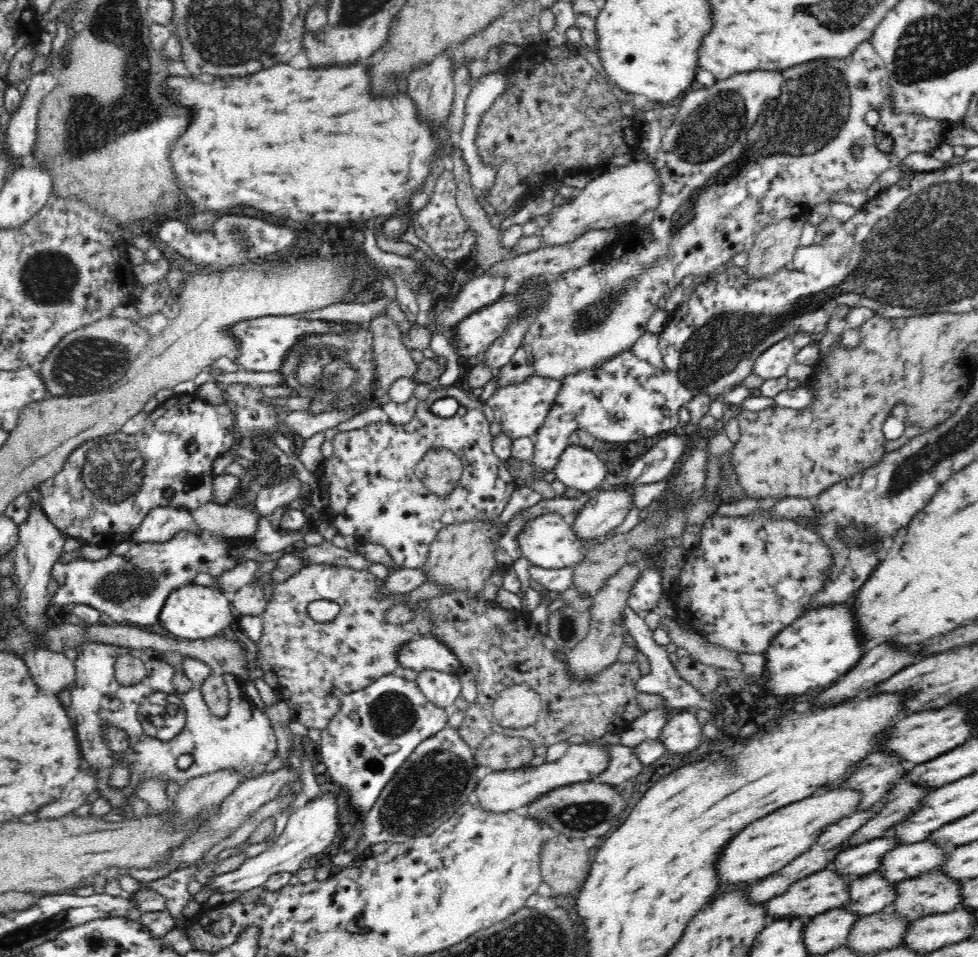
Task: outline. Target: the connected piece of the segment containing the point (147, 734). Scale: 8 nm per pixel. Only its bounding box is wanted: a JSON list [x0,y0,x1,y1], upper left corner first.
[68,639,277,804]

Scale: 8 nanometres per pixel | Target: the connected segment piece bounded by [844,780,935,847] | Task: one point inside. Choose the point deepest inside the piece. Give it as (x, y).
(905, 799)

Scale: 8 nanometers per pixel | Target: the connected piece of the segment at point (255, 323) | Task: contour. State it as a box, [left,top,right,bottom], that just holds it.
[230,316,369,372]

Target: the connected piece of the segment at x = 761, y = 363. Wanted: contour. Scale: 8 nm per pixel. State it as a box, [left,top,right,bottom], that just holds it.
[753,338,799,380]

